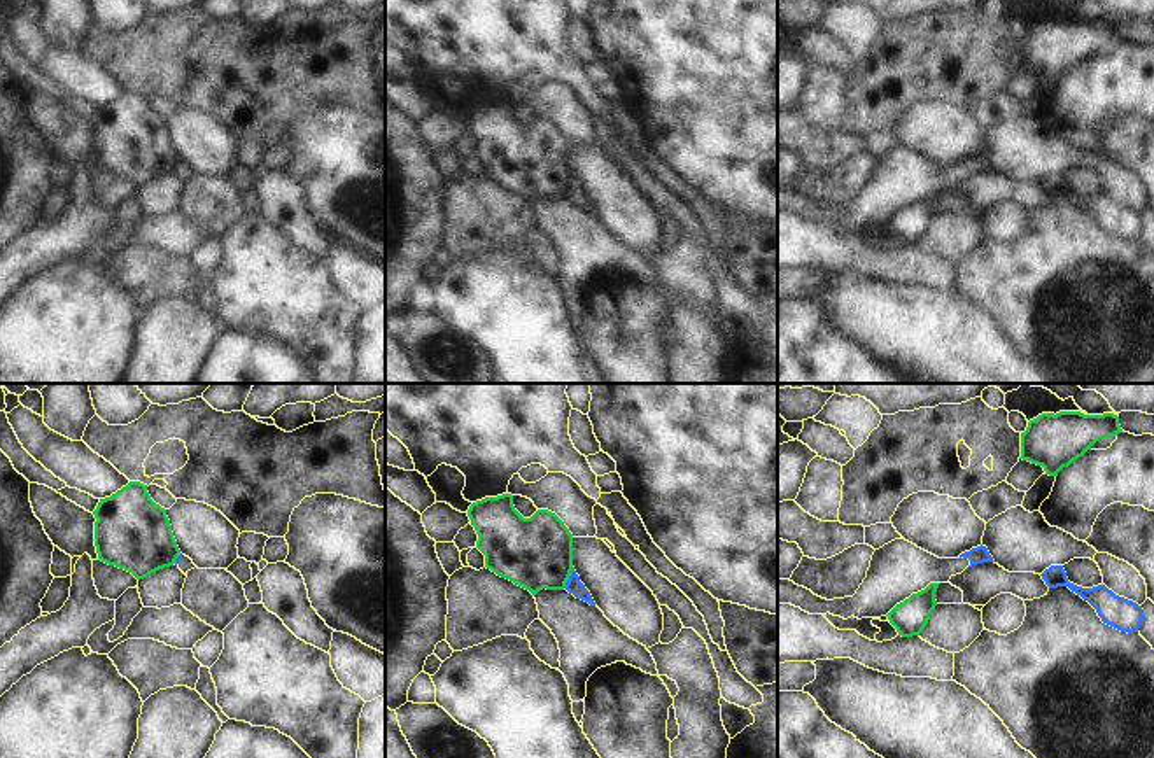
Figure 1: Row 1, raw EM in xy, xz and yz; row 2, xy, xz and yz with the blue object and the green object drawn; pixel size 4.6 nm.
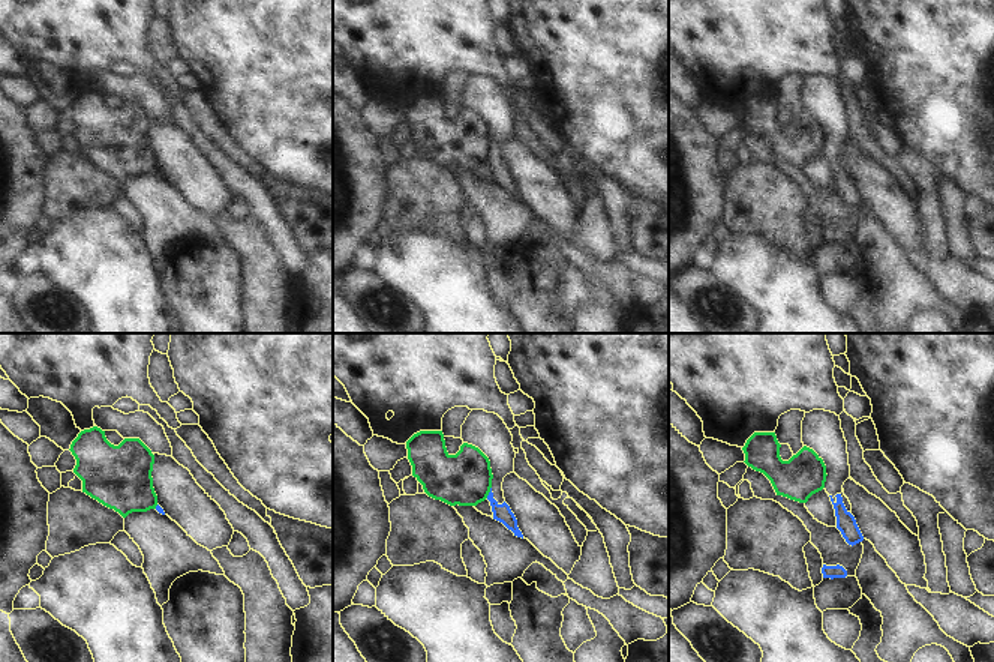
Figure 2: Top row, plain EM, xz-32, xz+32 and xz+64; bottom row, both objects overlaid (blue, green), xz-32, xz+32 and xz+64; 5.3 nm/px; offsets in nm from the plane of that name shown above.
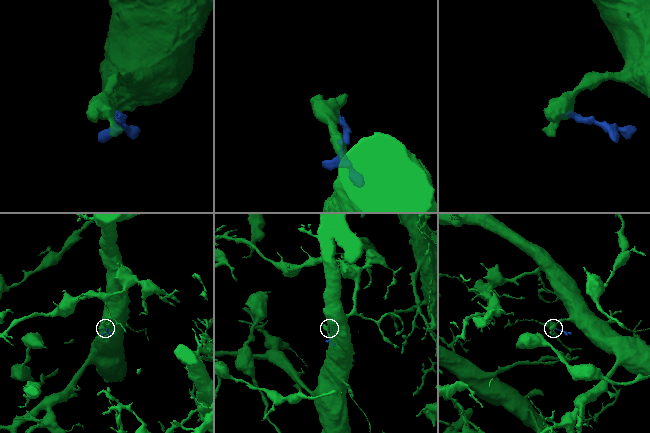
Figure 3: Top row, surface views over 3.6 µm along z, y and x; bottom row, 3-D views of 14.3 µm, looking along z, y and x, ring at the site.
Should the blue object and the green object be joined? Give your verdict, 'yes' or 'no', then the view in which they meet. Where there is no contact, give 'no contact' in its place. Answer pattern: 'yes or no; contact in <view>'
no; contact in xz

